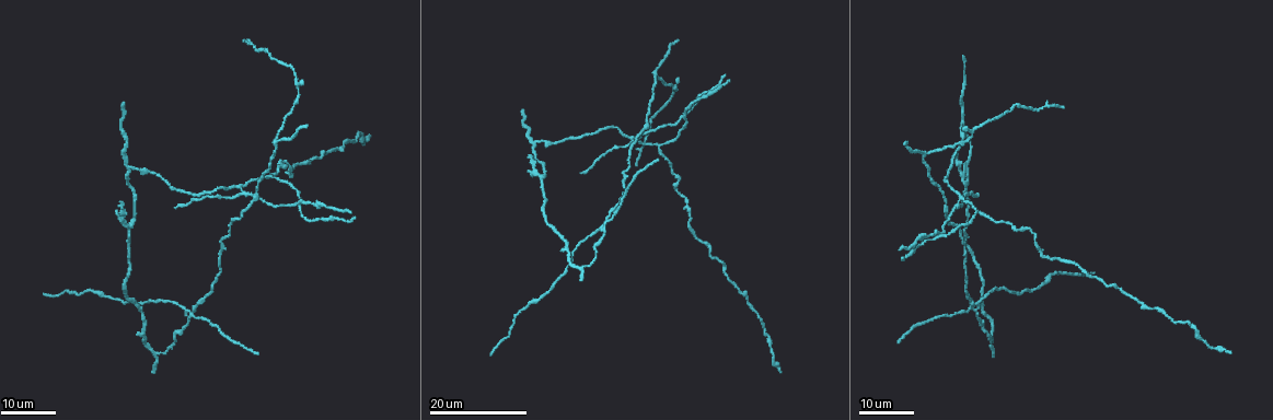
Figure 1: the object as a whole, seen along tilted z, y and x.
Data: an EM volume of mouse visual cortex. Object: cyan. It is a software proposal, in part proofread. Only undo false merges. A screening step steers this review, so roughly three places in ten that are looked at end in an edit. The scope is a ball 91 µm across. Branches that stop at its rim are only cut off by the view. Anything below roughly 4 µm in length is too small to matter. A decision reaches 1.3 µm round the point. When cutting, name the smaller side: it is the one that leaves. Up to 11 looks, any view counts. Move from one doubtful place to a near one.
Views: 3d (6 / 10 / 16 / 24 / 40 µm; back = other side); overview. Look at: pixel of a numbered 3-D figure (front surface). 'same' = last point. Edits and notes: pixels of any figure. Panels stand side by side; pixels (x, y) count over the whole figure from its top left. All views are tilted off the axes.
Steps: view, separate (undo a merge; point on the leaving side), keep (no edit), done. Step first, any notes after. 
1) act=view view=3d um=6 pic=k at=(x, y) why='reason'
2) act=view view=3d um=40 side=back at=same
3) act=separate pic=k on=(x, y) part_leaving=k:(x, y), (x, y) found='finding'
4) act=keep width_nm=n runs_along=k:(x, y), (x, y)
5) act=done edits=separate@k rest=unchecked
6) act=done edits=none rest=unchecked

act=view view=3d um=24 pic=1 at=(129, 167) why='branch point'

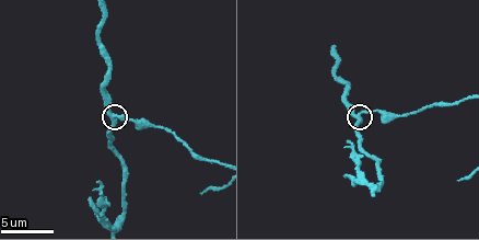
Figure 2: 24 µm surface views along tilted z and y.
act=view view=3d um=6 pic=2 at=(357, 117)

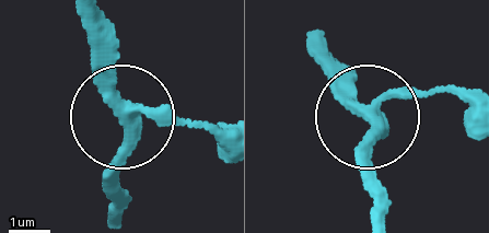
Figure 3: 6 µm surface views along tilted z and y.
act=keep width_nm=260 runs_along=3:(123, 212), (116, 31) found='continuous, no second neuron'

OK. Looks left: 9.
act=view view=3d um=16 pic=1 at=(926, 153) why='three arms meet'

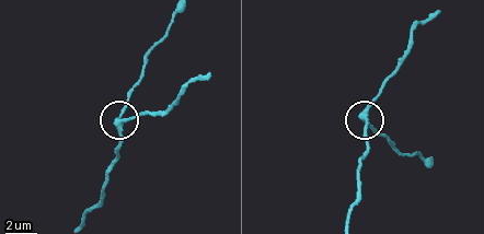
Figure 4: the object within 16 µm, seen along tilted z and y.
act=view view=3d um=10 pic=4 at=(118, 121) why='zoom in'

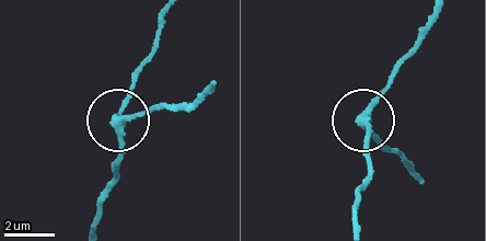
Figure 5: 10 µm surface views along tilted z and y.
act=keep arms=3 runs_along=5:(96, 221), (99, 196), (120, 151), (123, 124), (159, 107) found='continuous, no second neuron'

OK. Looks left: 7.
act=view view=3d um=24 pic=1 at=(242, 194) why='four or more arms meet'

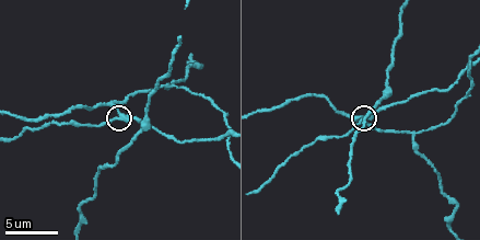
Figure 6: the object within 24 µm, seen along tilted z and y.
act=view view=3d um=6 pic=6 at=(117, 119)

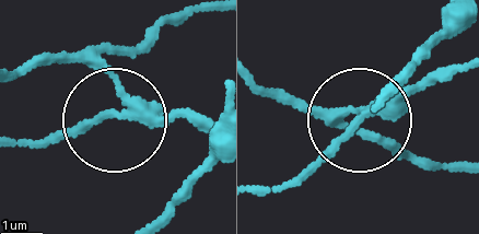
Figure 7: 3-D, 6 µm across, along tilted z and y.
act=separate pic=7 on=(85, 123) side_arm_um=16 part_leaving=7:(141, 118), (212, 118) found='a second neuron is stuck on'

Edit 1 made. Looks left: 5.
act=view view=overview

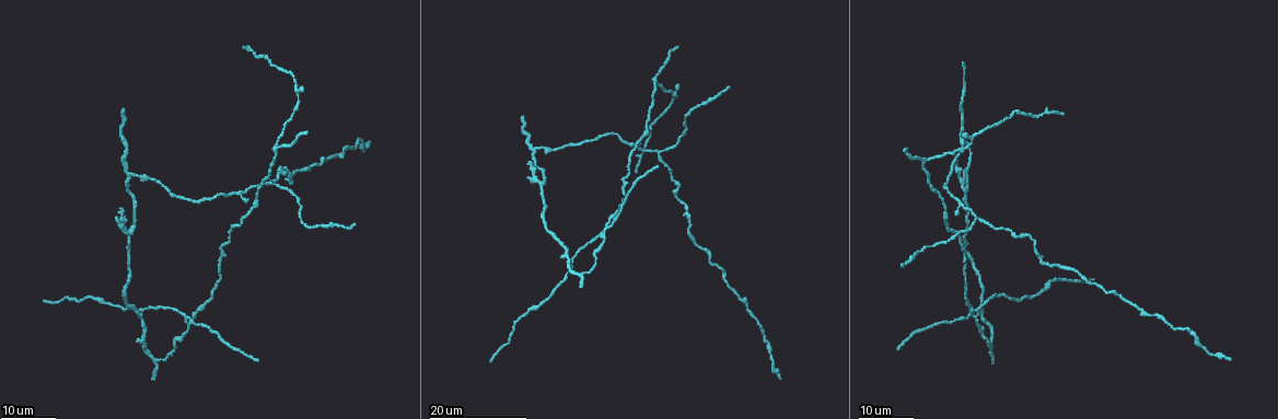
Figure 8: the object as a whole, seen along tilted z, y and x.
act=view view=3d um=16 pic=8 at=(539, 181) why='three-way junction'

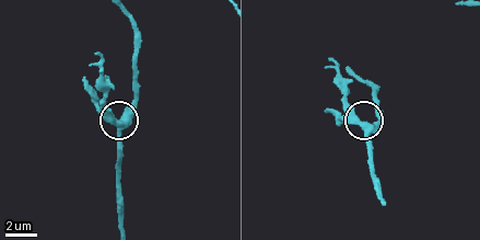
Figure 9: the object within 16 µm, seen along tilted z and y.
act=view view=3d um=6 pic=9 at=(369, 124)

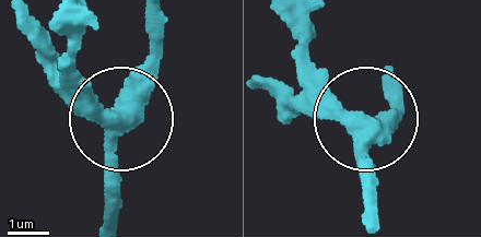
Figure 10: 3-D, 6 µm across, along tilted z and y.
act=view view=3d um=6 side=back pic=10 at=(366, 124)

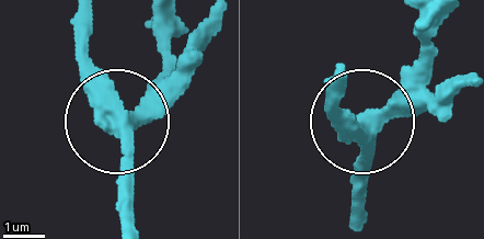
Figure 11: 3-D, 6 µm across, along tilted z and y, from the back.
act=separate pic=11 on=(406, 101) width_nm=400 part_leaving=11:(357, 126), (394, 91), (429, 18) found='a second neuron is stuck on'

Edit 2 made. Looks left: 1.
act=done edits=separate@7,separate@11 rest=unchecked

